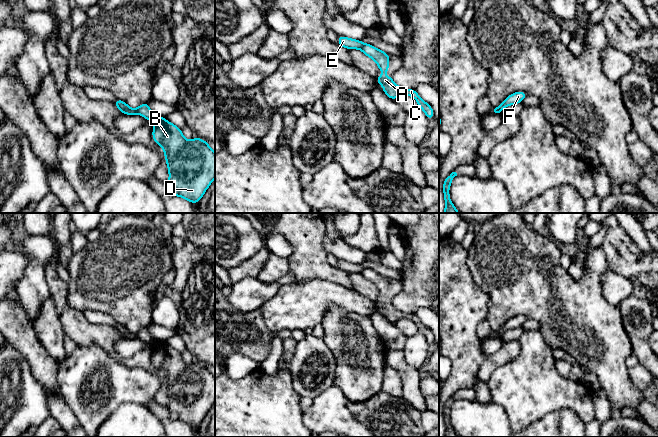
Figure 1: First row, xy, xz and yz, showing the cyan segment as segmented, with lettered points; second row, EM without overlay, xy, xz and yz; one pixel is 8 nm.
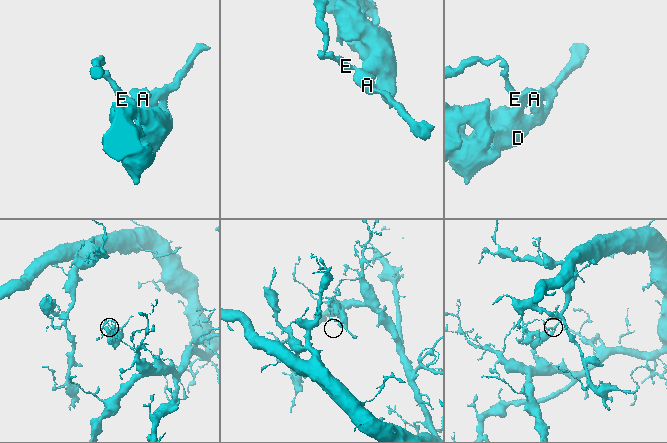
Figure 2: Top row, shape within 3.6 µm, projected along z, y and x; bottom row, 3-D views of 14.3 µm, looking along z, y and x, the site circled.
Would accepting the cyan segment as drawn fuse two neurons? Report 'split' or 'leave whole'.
split

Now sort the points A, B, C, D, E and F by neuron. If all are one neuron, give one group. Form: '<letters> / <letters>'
A B C D F / E

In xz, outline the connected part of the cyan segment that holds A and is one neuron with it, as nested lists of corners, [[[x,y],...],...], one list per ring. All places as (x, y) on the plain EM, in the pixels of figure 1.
[[[376,300],[376,304],[378,309],[382,308],[384,317],[390,322],[395,324],[397,321],[401,319],[409,319],[413,321],[417,327],[418,331],[420,331],[426,338],[427,342],[429,344],[434,343],[434,335],[432,331],[425,325],[421,323],[419,318],[415,315],[415,313],[403,313],[399,310],[397,310],[390,300]]]

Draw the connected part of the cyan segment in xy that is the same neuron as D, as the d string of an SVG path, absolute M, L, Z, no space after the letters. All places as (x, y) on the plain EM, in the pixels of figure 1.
M148 326L140 329L137 335L154 347L153 364L165 374L170 418L183 421L192 429L199 426L215 403L215 376L200 362L187 365L180 352L155 340Z

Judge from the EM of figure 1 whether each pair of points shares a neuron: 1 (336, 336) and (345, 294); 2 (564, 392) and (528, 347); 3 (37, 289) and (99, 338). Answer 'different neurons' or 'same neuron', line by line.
1: different neurons
2: same neuron
3: different neurons

